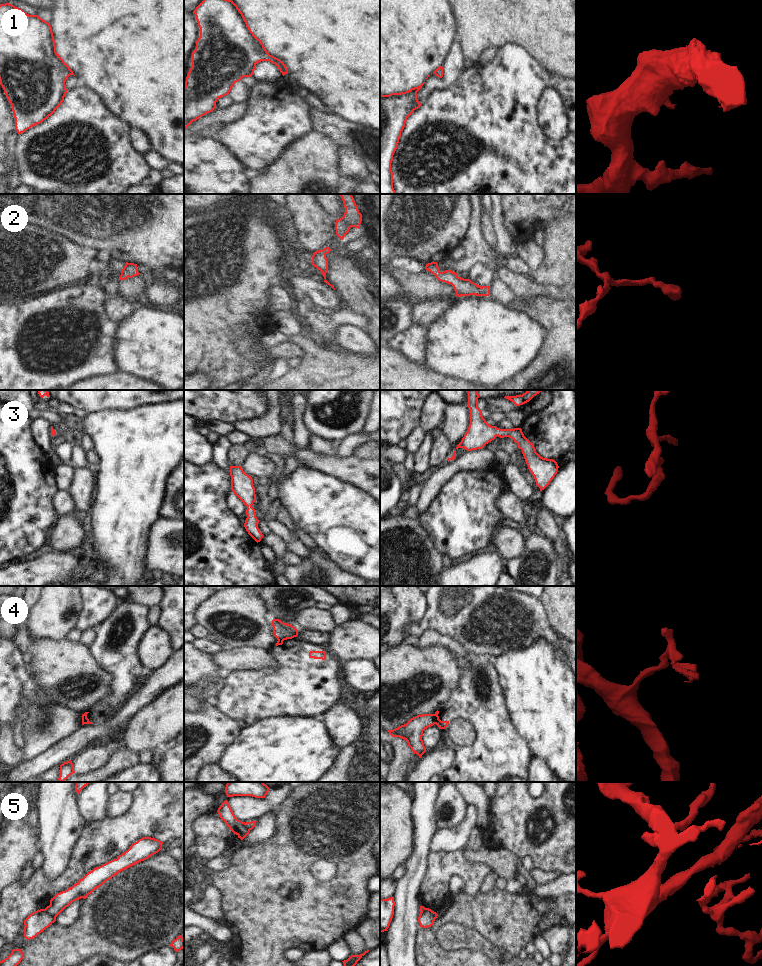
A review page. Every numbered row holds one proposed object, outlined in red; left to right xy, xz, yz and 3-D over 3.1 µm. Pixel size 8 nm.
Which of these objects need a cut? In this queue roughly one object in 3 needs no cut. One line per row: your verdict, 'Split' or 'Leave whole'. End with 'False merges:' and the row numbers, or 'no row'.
1: Leave whole
2: Leave whole
3: Leave whole
4: Split
5: Split
False merges: 4, 5

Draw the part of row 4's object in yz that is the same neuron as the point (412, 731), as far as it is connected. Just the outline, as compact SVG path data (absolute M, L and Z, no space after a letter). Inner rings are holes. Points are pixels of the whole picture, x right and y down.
M422 714L411 718L406 724L393 730L388 730L392 737L399 737L407 741L408 746L419 758L426 752L423 744L423 731L435 724L435 714Z

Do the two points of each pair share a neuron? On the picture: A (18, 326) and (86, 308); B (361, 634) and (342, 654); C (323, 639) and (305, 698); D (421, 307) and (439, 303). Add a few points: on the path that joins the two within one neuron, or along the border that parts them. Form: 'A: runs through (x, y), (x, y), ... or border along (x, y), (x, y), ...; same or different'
A: runs through (35, 326), (69, 325); same
B: runs through (356, 639), (346, 649); same
C: border along (299, 638), (327, 645); different
D: runs through (425, 307), (435, 307); same

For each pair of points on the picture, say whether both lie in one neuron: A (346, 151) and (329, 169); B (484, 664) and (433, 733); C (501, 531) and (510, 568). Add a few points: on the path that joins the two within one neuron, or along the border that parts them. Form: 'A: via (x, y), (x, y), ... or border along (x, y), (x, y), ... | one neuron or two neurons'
A: border along (339, 146), (339, 165), (343, 175) | two neurons
B: border along (435, 723), (440, 729) | two neurons
C: border along (525, 542), (519, 554), (505, 560) | two neurons

